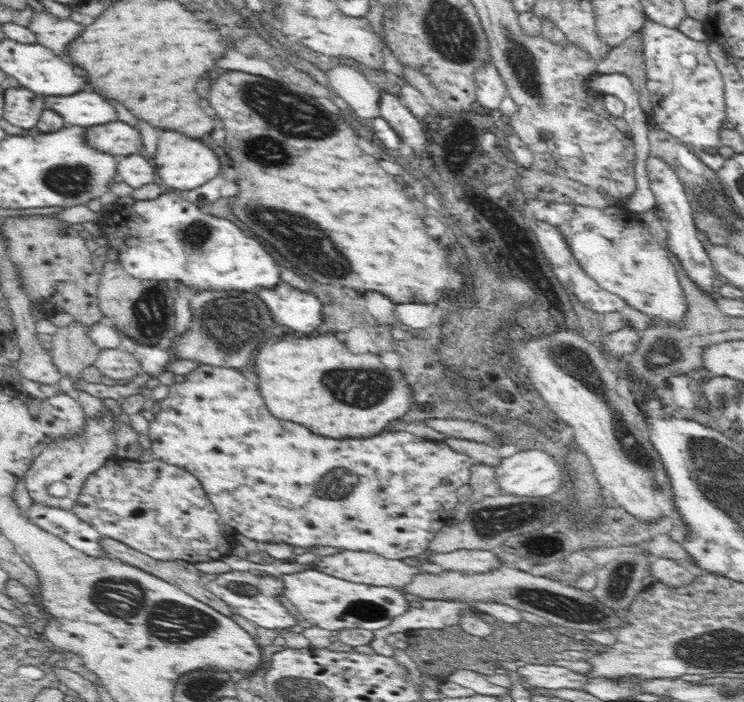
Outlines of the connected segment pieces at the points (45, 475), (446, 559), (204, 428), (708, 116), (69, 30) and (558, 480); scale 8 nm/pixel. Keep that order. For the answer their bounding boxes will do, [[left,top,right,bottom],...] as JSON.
[[25,409,117,511],[430,550,502,573],[148,364,476,560],[641,19,726,170],[28,11,84,56],[494,449,564,497]]

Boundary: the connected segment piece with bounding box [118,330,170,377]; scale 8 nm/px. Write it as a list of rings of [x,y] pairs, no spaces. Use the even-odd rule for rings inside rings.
[[[119,330],[118,333],[121,335],[121,343],[125,351],[130,352],[142,365],[142,372],[158,377],[166,371],[164,367],[170,363],[168,350],[157,348],[156,345],[138,344],[130,336],[126,336]]]

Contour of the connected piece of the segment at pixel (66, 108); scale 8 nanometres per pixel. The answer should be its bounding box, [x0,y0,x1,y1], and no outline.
[41,92,118,127]

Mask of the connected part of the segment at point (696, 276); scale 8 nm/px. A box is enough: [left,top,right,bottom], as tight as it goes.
[646,157,719,297]

